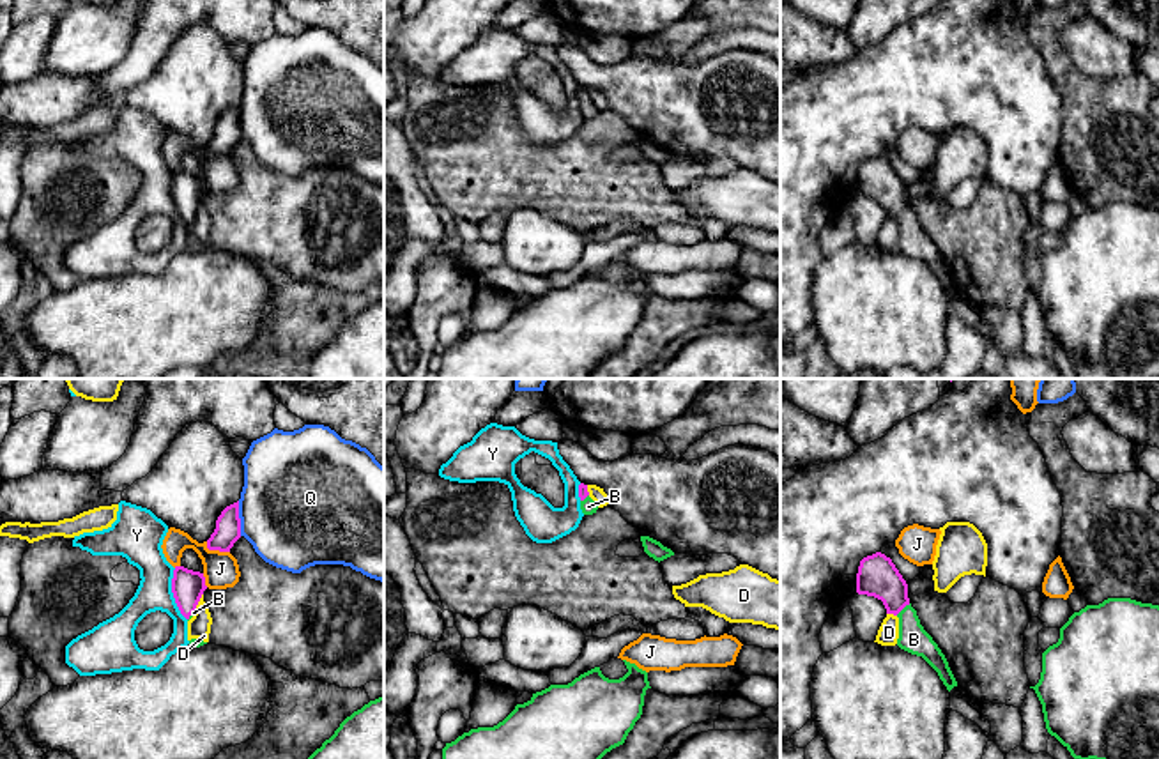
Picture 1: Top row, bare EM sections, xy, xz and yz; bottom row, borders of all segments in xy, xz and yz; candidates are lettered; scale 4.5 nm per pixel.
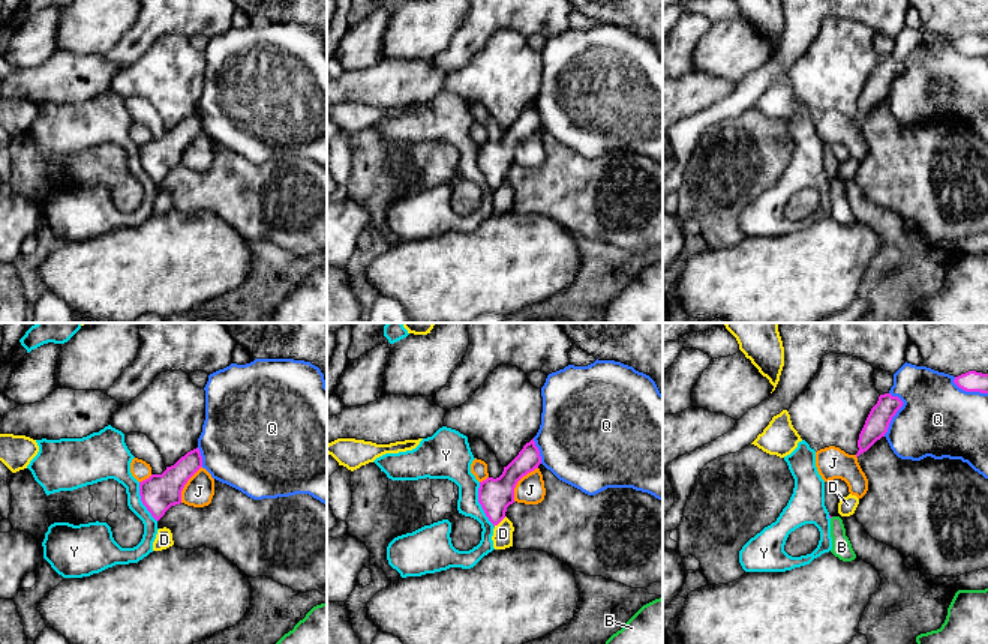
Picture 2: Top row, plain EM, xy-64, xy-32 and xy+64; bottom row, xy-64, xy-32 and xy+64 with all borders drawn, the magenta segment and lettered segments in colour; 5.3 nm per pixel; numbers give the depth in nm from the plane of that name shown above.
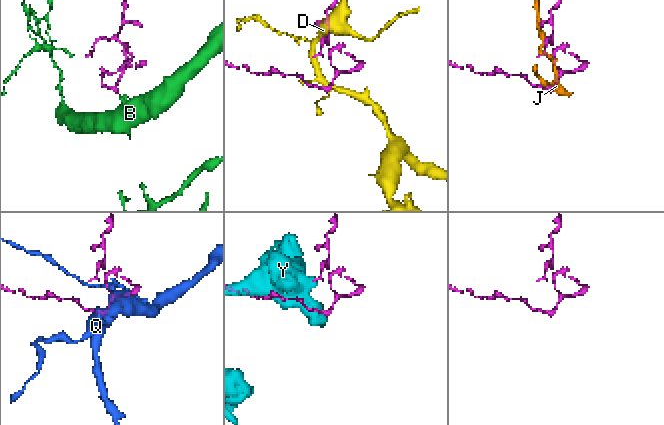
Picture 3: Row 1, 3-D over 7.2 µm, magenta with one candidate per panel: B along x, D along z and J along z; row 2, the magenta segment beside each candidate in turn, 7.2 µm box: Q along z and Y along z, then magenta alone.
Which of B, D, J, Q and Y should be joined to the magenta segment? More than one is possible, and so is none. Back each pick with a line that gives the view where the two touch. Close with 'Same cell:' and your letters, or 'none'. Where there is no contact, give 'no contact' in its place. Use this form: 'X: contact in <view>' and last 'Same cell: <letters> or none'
B: contact in yz
Same cell: B

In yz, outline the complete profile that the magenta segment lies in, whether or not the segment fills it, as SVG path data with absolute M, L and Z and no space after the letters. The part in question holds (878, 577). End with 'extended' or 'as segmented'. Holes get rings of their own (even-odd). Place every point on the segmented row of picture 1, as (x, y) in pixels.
M876 552L860 561L856 593L881 600L887 614L899 617L897 646L922 656L938 672L948 692L957 686L945 655L920 625L917 610L908 598L908 584L890 557Z; extended

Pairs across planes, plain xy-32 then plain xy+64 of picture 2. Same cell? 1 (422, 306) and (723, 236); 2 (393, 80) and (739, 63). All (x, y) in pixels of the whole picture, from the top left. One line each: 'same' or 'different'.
1: different
2: different

